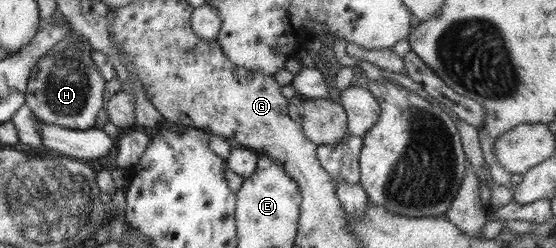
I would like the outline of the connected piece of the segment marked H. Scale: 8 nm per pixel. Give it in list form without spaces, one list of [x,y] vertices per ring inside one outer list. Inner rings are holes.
[[[73,45],[59,51],[51,50],[38,60],[31,72],[25,105],[35,113],[39,122],[75,130],[94,128],[97,114],[105,104],[106,81],[95,66],[90,50],[79,50]]]

